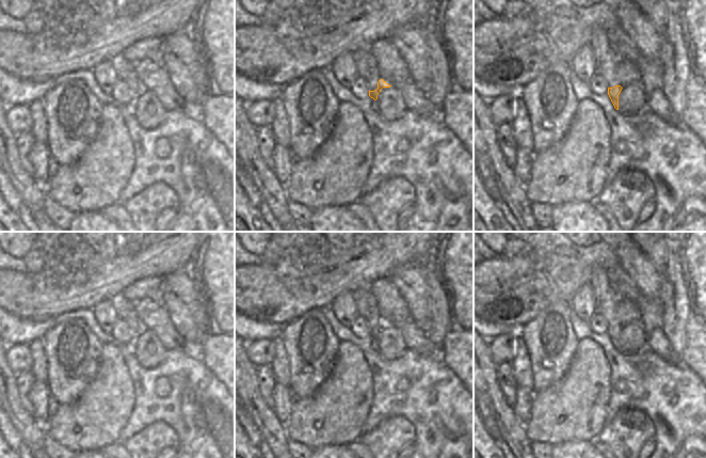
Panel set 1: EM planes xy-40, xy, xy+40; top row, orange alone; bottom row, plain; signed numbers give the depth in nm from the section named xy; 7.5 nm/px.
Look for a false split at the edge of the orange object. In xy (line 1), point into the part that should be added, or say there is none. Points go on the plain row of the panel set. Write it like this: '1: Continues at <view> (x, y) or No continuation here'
1: Continues at xy (366, 305)

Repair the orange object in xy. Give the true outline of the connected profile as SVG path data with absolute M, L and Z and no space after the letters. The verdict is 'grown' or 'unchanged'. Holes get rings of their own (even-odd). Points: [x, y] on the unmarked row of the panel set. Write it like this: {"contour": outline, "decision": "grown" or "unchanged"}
{"contour": "M362 288L354 293L354 300L356 302L356 311L358 316L362 316L369 330L369 335L374 339L383 327L390 327L386 320L380 317L375 298L369 288Z", "decision": "grown"}

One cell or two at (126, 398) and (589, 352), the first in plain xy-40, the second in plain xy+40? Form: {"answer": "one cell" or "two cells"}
{"answer": "one cell"}

